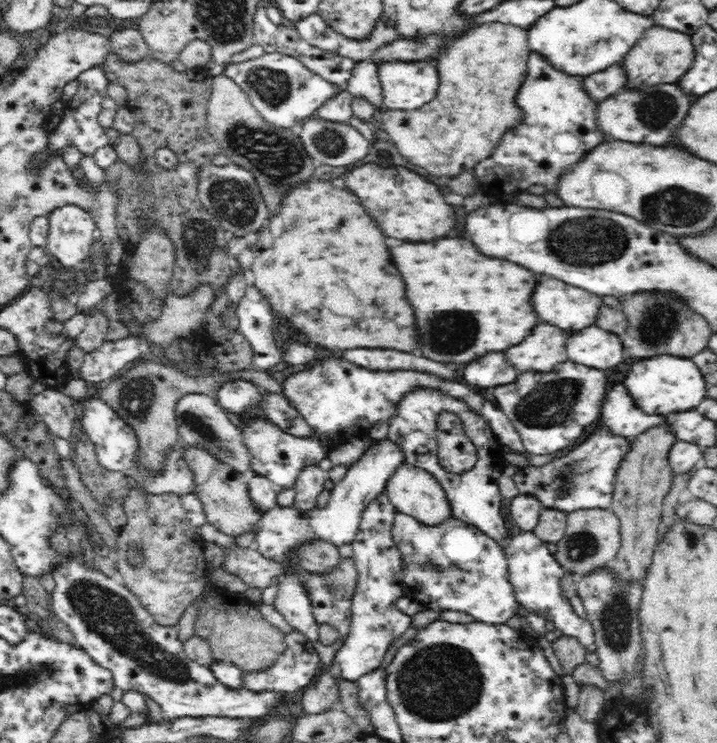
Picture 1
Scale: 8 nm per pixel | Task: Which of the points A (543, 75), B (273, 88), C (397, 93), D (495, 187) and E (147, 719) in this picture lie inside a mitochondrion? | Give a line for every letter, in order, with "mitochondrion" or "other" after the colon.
A: other
B: mitochondrion
C: other
D: other
E: other

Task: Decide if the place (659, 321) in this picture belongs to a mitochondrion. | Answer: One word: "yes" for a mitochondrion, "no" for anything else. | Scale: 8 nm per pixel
yes

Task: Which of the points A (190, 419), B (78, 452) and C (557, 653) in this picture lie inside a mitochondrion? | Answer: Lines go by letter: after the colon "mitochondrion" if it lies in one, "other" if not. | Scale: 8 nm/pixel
A: mitochondrion
B: other
C: other

